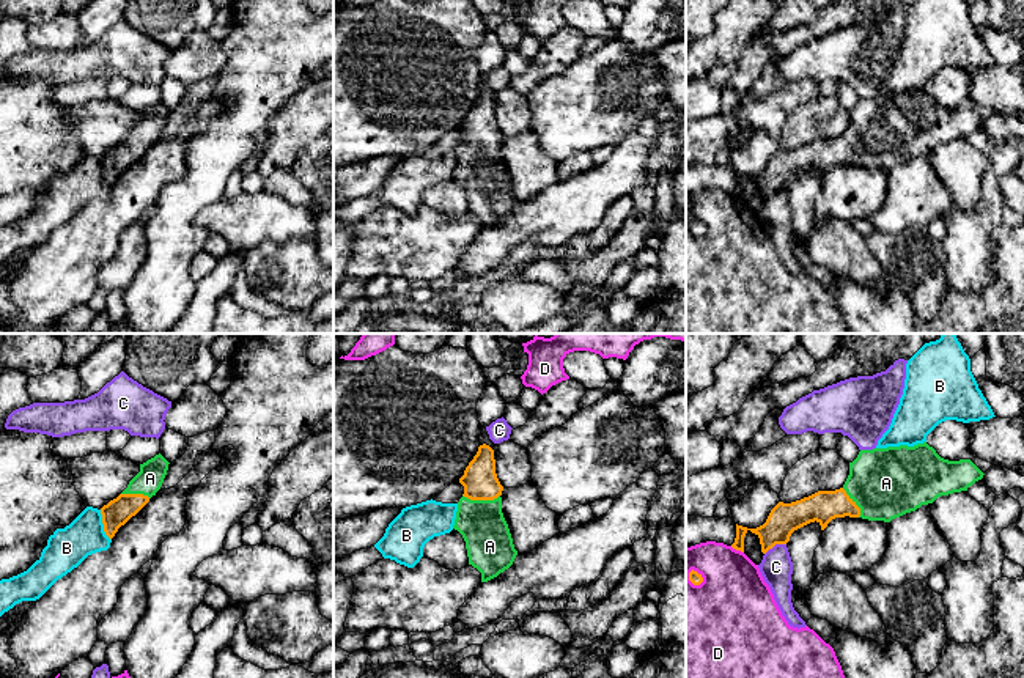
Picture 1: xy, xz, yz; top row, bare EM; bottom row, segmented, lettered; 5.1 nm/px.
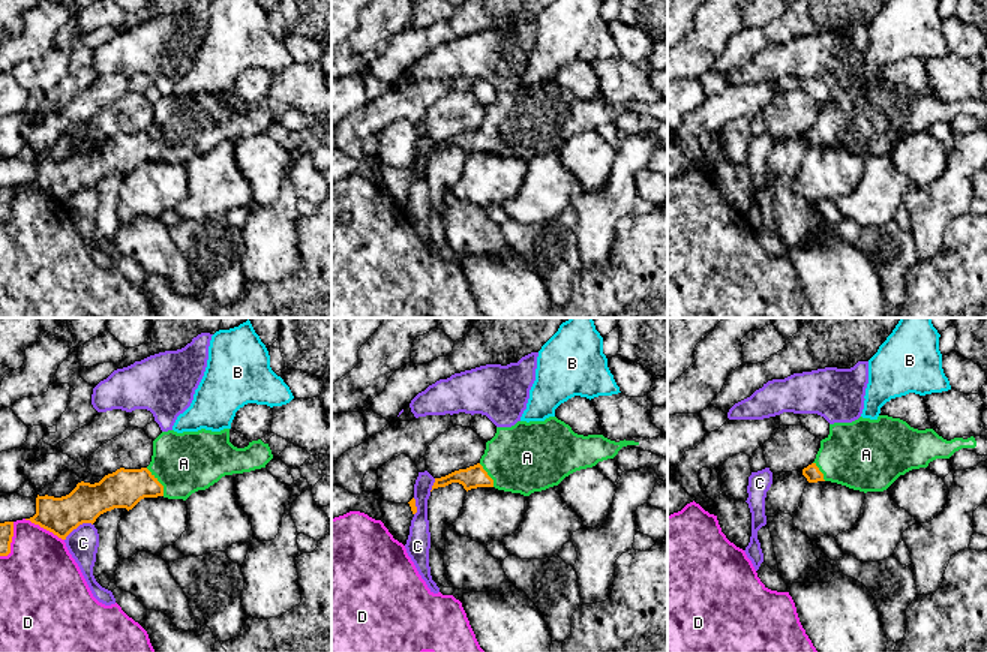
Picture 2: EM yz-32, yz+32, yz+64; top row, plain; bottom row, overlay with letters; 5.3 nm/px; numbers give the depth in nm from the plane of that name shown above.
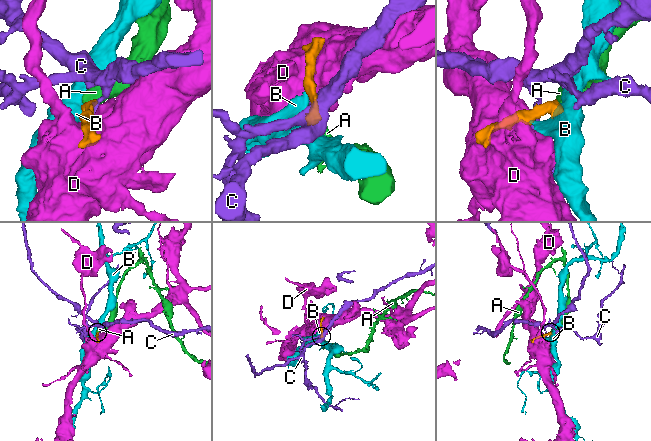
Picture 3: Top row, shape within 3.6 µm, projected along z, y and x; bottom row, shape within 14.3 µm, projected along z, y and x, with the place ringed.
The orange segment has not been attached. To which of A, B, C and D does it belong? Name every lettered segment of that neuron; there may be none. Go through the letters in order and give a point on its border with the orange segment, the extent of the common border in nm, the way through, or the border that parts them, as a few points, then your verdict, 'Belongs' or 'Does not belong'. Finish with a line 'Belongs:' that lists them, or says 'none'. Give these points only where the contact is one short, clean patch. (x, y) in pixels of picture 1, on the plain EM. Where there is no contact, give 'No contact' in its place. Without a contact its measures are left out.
A: Touches orange at xz (482, 147). Shared border 190 nm. Path across: xz (480, 129), (482, 147), (482, 173), (489, 194). Belongs
B: Touches orange at xy (104, 173). Shared border 170 nm. Does not belong
C: Touches orange at yz (774, 192). Shared border 130 nm. Boundary: yz (785, 191), (776, 191), (765, 202). Does not belong
D: Touches orange at yz (736, 197). Shared border 80 nm. Does not belong
Belongs: A

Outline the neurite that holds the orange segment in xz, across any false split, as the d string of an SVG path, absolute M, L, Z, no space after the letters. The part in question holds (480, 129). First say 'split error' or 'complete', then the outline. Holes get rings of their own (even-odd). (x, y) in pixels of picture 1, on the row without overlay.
split error | M483 91L459 126L464 142L458 149L453 176L464 189L469 212L488 230L508 217L518 198L502 160L502 138L494 98Z

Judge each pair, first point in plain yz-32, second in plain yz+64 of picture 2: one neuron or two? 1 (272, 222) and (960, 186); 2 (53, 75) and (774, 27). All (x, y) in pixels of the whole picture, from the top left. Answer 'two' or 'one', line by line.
1: one
2: one

